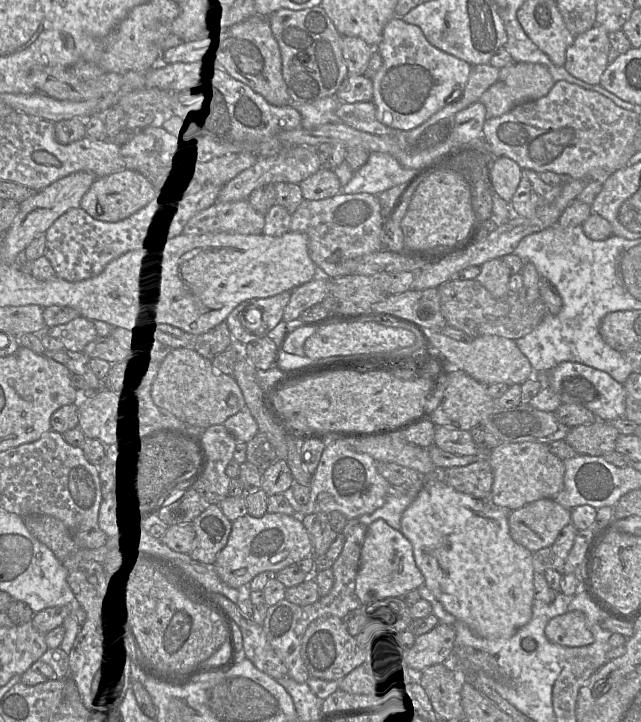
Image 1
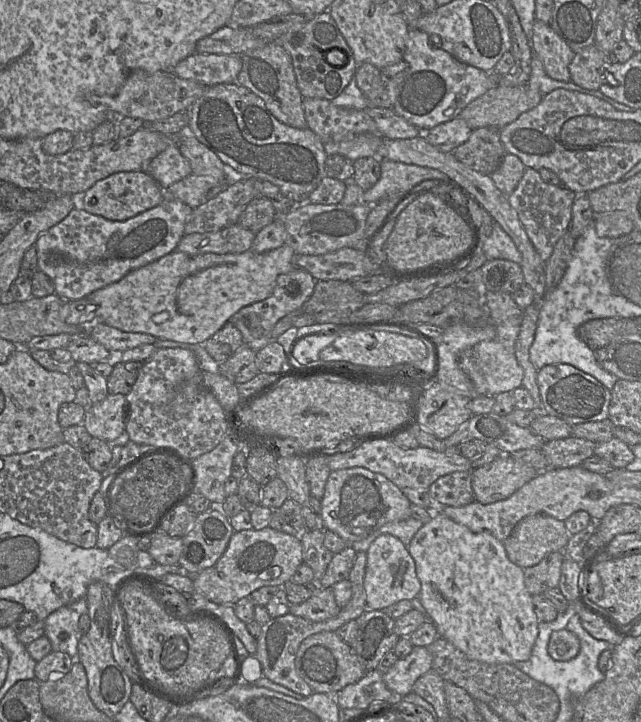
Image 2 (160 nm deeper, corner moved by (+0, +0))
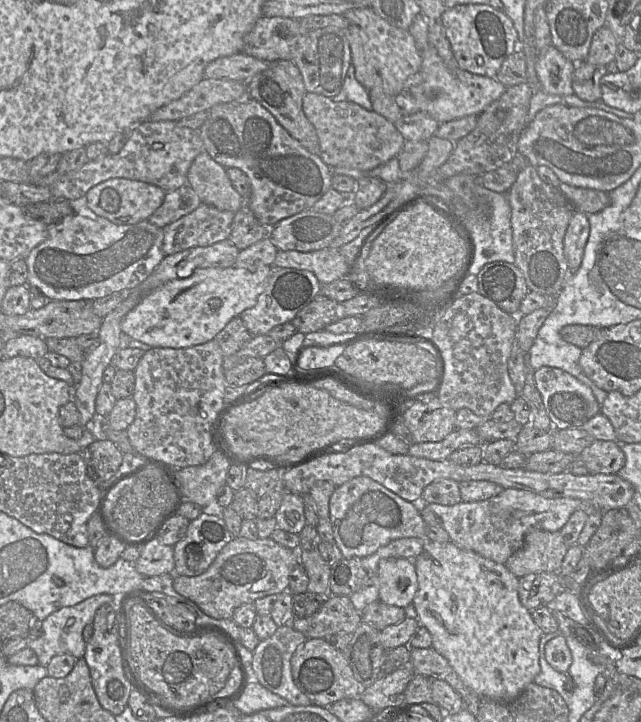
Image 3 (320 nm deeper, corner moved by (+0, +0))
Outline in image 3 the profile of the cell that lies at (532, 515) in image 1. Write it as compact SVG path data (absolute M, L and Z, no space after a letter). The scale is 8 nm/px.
M530 529L520 549L506 561L506 567L518 578L531 573L559 573L569 546L560 531Z

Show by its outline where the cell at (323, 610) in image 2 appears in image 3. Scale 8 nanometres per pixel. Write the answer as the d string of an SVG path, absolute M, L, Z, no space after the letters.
M331 595L315 614L306 618L295 617L292 628L302 633L307 639L326 639L339 632L353 634L361 622L361 615L354 608L349 597Z

